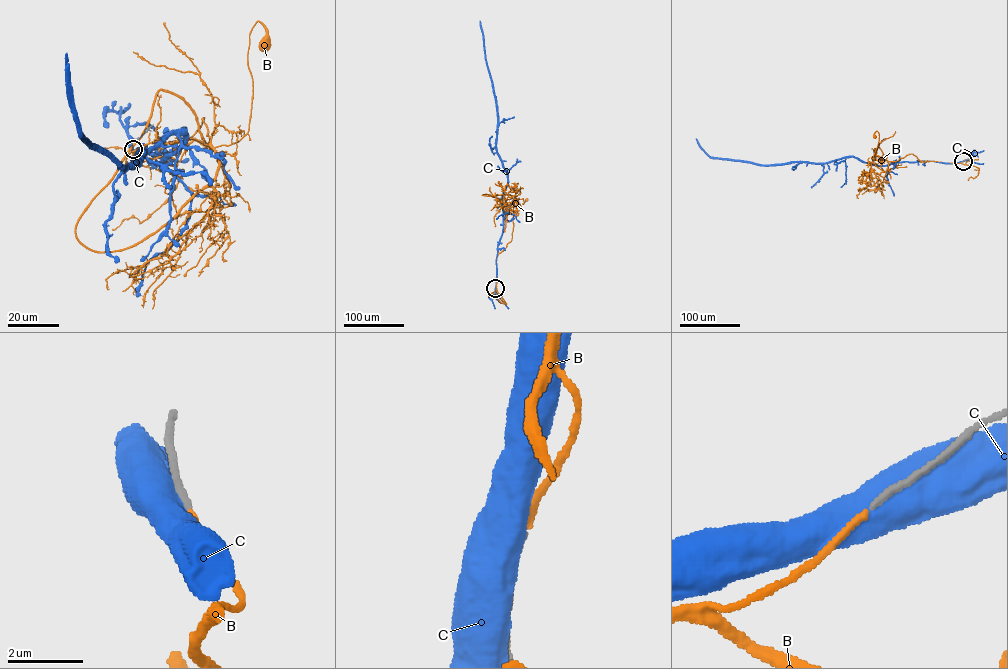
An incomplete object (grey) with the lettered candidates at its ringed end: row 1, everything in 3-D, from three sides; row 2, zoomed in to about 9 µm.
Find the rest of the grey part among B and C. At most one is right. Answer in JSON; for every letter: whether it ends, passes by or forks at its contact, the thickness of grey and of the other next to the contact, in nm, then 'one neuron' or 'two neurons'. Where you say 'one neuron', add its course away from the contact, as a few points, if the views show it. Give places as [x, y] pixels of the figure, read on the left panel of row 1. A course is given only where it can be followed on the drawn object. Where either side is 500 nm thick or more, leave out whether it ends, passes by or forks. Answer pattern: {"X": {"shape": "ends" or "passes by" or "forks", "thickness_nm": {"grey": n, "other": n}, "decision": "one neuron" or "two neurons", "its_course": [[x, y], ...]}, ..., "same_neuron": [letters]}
{"B": {"shape": "ends", "thickness_nm": {"grey": 190, "other": 160}, "decision": "one neuron", "its_course": [[133, 149], [204, 118], [211, 150], [160, 90], [79, 220], [97, 251], [212, 180], [266, 42]]}, "C": {"thickness_nm": {"grey": 240, "other": 750}, "decision": "two neurons"}, "same_neuron": ["B"]}

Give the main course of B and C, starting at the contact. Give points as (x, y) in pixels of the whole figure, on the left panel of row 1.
B: (133, 149), (204, 118), (211, 150), (160, 90), (79, 220), (97, 251), (212, 180), (266, 42)
C: (132, 147), (137, 157), (136, 150), (140, 149), (164, 153), (164, 168), (162, 163), (183, 141), (182, 130)

